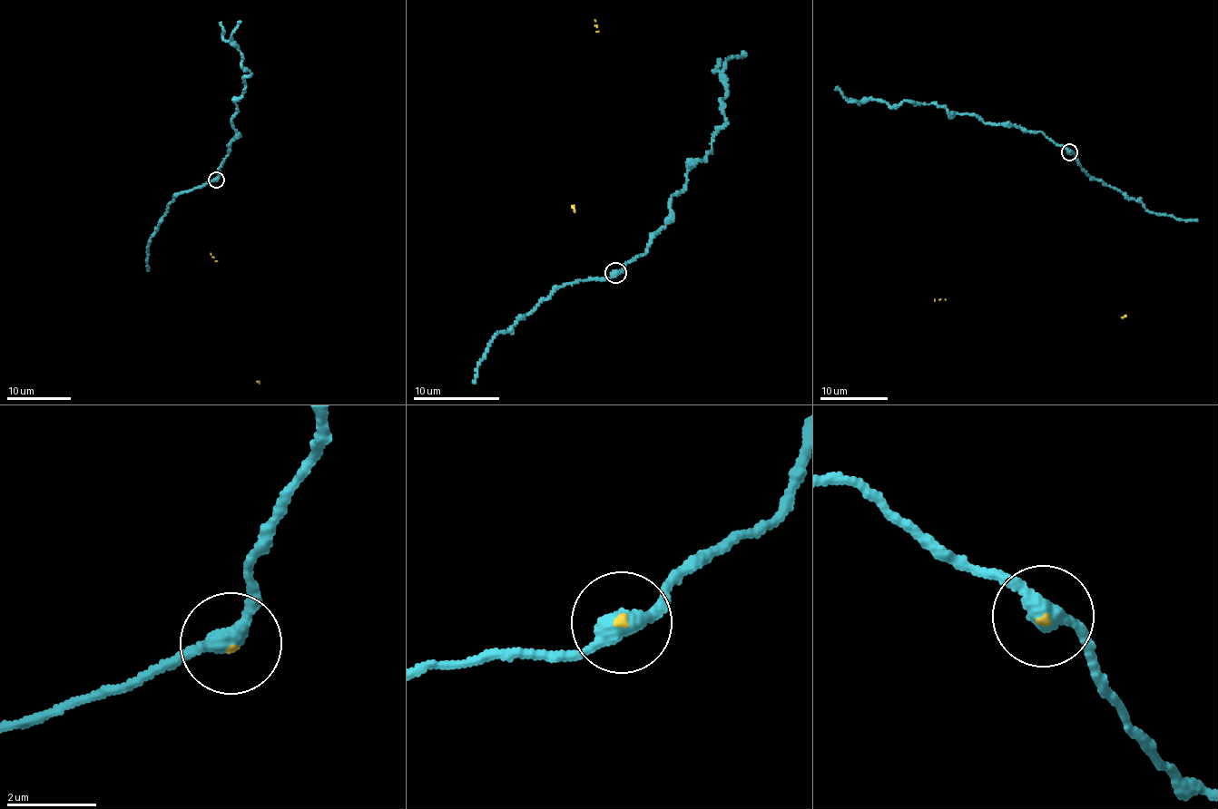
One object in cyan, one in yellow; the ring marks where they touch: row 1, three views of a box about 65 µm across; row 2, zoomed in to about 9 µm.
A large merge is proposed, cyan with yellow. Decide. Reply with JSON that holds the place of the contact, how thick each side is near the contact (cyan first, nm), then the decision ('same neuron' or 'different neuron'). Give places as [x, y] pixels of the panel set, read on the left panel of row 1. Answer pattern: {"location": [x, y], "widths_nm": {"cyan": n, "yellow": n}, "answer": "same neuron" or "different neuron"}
{"location": [216, 180], "widths_nm": {"cyan": 380, "yellow": 70}, "answer": "same neuron"}

